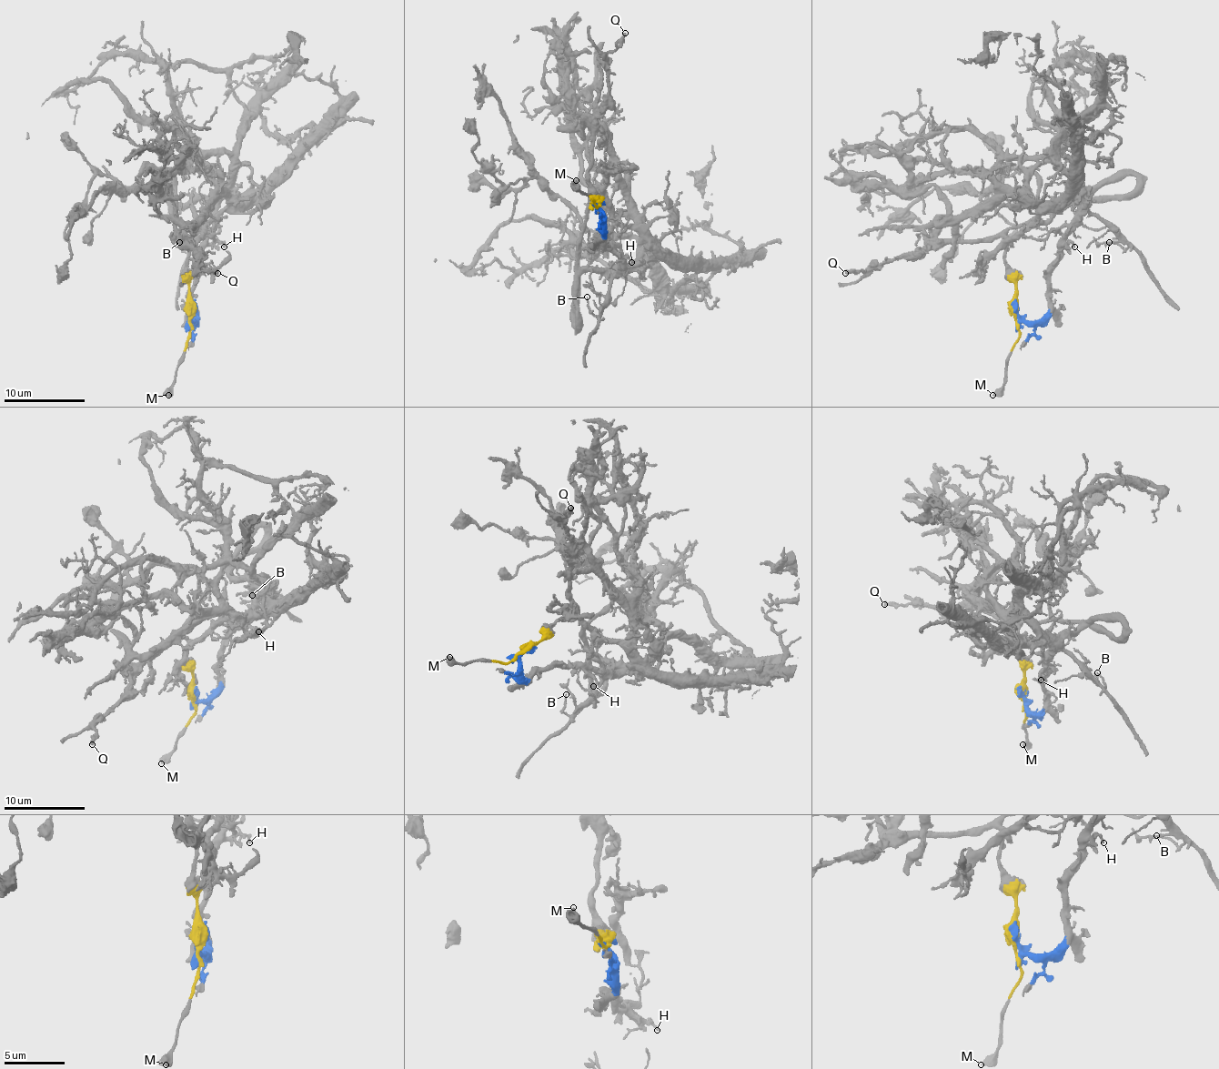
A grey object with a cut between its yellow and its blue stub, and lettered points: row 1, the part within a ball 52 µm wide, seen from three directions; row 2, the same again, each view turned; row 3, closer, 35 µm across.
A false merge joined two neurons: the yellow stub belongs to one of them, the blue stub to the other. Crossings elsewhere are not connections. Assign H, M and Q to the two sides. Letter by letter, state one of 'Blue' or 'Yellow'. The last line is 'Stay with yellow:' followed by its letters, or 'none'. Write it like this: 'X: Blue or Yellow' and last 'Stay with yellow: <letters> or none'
H: Blue
M: Yellow
Q: Yellow
Stay with yellow: M, Q

